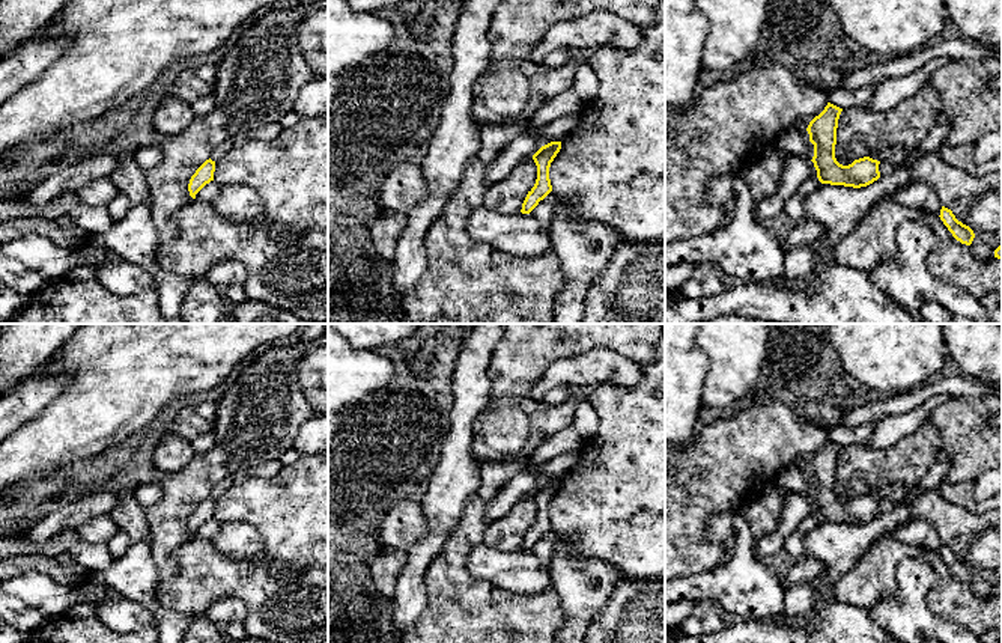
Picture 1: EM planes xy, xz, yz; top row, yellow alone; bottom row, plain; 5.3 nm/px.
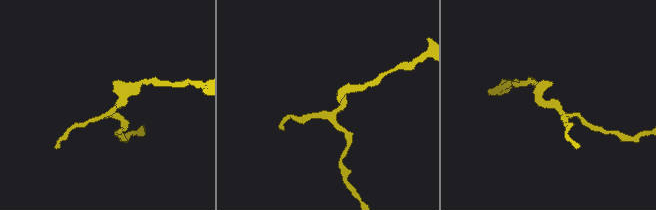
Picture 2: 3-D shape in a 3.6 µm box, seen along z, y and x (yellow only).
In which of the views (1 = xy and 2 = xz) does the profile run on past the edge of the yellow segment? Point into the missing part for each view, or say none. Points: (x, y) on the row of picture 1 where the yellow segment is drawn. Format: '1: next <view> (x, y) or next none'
1: next none
2: next none

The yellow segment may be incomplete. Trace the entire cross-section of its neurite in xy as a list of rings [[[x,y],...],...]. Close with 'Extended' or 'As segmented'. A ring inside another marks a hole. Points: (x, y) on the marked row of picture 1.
[[[211,158],[206,160],[191,176],[188,184],[188,191],[193,199],[196,199],[196,194],[211,181],[214,181],[214,172],[215,172],[215,161]]]. As segmented

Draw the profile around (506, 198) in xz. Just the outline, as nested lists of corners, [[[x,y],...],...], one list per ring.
[[[533,158],[516,166],[512,173],[486,187],[481,205],[503,215],[522,214],[522,203],[537,179],[537,166]]]

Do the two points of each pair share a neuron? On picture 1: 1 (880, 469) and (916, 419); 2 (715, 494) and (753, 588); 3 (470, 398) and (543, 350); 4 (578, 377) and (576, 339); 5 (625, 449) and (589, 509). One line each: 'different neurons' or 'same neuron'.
1: different neurons
2: different neurons
3: different neurons
4: different neurons
5: same neuron

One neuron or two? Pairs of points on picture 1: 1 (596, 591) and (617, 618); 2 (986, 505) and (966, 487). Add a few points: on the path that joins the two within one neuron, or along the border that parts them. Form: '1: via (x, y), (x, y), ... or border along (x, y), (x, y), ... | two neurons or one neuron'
1: border along (625, 577), (614, 588), (604, 610), (596, 618) | two neurons
2: via (980, 505), (966, 493) | one neuron

